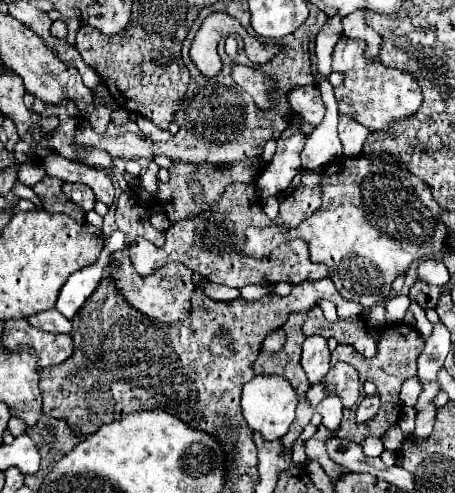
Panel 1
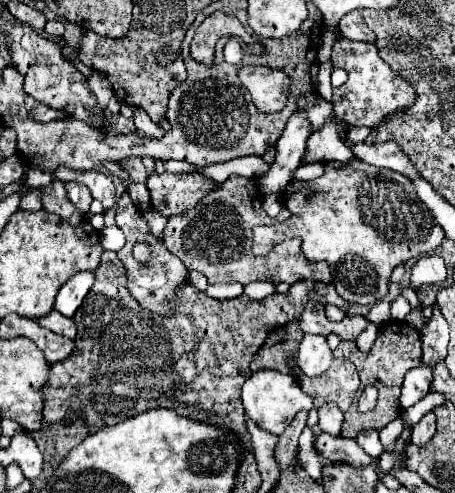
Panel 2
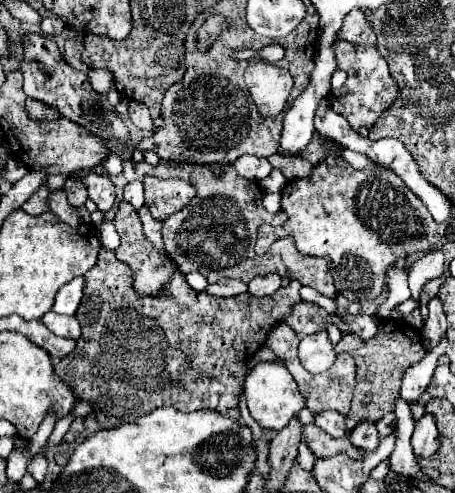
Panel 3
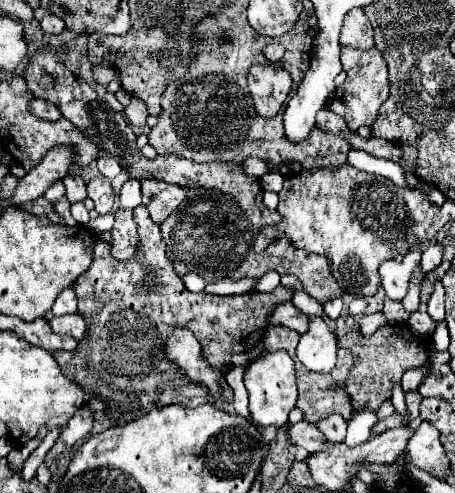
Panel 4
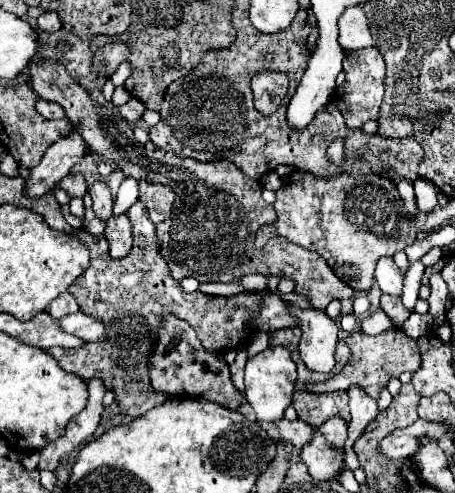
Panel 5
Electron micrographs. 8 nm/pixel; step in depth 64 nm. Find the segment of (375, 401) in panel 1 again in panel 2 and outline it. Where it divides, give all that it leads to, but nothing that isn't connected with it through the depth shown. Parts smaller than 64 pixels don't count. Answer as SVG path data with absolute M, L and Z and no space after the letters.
M366 386L362 396L360 396L360 406L358 406L358 412L364 414L364 412L370 412L374 406L376 406L376 398L378 398L378 392L376 388L372 386Z

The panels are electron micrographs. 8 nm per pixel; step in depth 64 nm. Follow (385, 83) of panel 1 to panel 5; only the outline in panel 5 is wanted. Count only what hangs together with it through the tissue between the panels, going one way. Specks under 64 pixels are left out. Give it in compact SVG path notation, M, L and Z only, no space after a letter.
M372 46L366 50L344 52L344 72L346 72L346 80L342 86L336 88L332 96L332 104L342 112L346 126L356 130L356 128L362 128L368 120L378 120L380 104L384 98L386 64L384 64L382 54Z

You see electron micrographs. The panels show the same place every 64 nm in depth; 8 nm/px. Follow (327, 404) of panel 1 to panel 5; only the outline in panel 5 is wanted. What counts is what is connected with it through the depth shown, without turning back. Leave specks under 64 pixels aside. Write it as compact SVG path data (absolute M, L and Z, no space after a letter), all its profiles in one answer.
M334 416L330 420L326 420L326 424L322 424L318 428L322 432L322 436L336 448L342 448L346 442L346 422L340 416Z

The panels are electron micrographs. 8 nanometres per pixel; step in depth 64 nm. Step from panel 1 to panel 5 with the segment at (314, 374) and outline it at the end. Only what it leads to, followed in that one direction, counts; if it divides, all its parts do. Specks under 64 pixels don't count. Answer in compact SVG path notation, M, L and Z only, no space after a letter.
M290 304L290 310L300 320L302 340L300 340L300 358L308 370L330 372L336 364L334 352L338 344L338 328L334 320L322 310L298 310Z

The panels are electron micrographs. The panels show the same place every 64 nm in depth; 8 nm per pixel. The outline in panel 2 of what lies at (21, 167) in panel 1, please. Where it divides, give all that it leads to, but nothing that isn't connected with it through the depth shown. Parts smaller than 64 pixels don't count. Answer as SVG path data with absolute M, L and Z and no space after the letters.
M28 168L24 174L24 182L28 188L42 188L42 186L50 184L52 180L54 180L54 176L40 172L40 168Z

